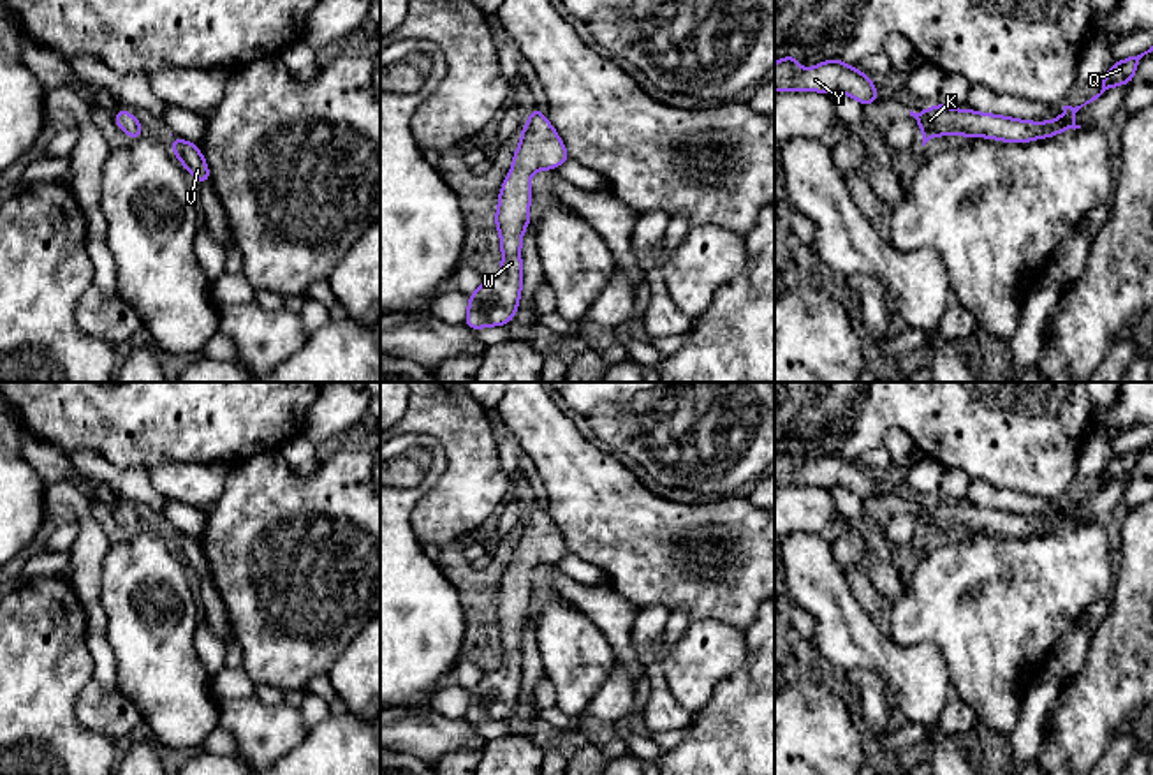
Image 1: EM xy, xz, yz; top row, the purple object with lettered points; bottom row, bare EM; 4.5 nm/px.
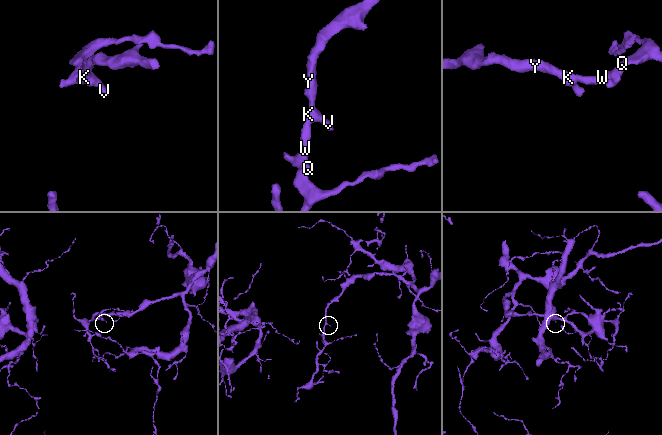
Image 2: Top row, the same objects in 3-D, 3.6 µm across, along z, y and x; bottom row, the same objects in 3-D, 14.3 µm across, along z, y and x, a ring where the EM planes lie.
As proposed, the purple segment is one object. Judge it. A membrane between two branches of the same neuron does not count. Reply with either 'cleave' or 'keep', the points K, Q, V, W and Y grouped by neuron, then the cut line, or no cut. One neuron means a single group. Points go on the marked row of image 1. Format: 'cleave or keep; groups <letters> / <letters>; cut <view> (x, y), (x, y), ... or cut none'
keep; groups K Q V W Y; cut none

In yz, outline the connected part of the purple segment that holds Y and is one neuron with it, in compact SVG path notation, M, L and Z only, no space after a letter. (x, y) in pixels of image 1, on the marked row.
M785 55L775 63L775 92L813 90L824 95L843 92L863 106L878 102L877 85L856 67L838 58L822 62L812 69L801 69L794 55Z

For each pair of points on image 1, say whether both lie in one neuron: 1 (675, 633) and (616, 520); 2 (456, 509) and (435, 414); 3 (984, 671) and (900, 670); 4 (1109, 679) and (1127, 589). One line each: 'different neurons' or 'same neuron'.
1: different neurons
2: same neuron
3: different neurons
4: same neuron

